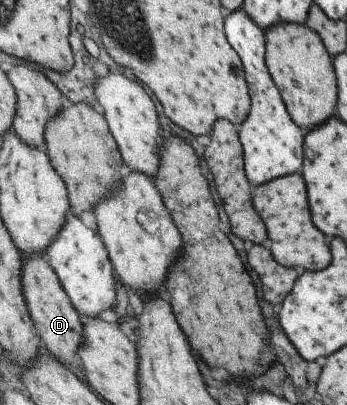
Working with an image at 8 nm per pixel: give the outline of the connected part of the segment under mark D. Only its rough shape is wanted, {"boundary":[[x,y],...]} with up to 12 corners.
{"boundary":[[30,255],[22,289],[52,357],[80,374],[83,318],[44,256]]}

